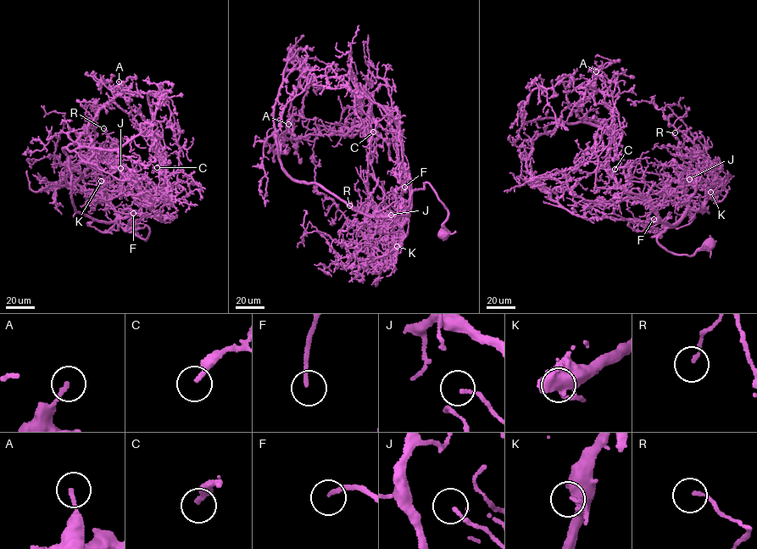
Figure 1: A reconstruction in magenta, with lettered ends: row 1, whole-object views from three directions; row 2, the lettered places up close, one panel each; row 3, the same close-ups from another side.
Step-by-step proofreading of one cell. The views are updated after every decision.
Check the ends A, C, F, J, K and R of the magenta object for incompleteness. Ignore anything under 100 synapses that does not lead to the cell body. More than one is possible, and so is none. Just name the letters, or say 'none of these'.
none of these

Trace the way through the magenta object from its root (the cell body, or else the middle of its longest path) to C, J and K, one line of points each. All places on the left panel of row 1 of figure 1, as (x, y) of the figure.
C: (133, 226), (146, 241), (148, 226), (130, 232), (119, 221), (164, 183), (162, 162), (157, 167)
J: (133, 226), (146, 241), (148, 226), (123, 230), (111, 203), (120, 168)
K: (133, 226), (146, 241), (147, 226), (123, 230), (112, 204), (97, 193), (105, 183), (101, 181)

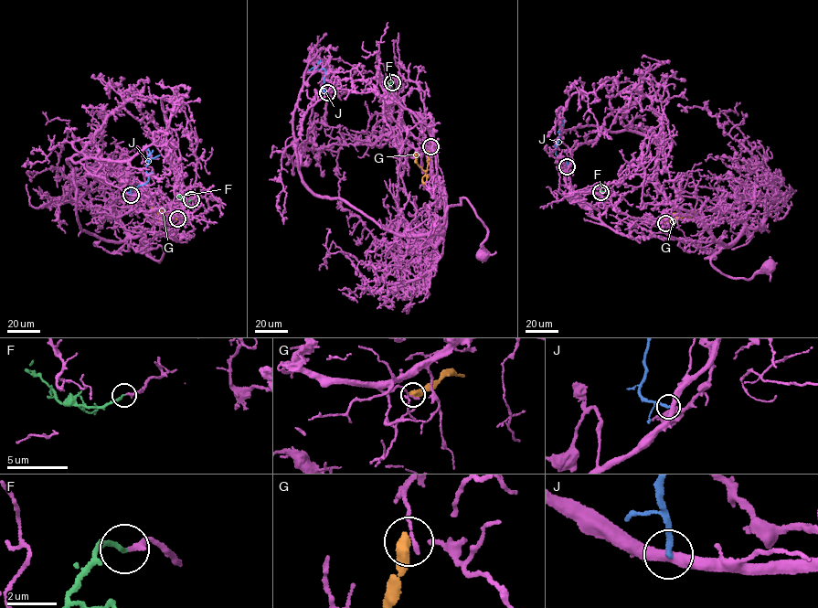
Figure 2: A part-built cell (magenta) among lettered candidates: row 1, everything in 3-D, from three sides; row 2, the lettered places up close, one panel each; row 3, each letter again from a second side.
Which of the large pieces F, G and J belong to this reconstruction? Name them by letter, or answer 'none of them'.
F

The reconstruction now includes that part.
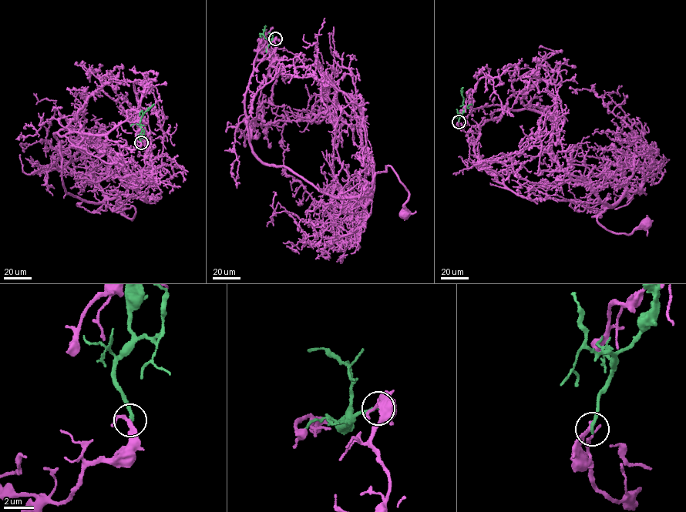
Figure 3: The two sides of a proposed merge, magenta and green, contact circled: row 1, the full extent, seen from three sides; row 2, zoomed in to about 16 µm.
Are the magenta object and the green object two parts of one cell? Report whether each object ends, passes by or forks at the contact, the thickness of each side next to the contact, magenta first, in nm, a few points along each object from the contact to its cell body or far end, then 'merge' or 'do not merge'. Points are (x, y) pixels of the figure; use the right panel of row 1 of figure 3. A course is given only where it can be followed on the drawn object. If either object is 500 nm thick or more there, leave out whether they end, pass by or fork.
magenta passes by | green ends | 220/260 nm | magenta via (459, 122), (485, 106), (539, 111), (560, 168), (611, 206), (596, 221), (625, 234), (645, 224) | green via (459, 122), (464, 110), (462, 87) | do not merge

